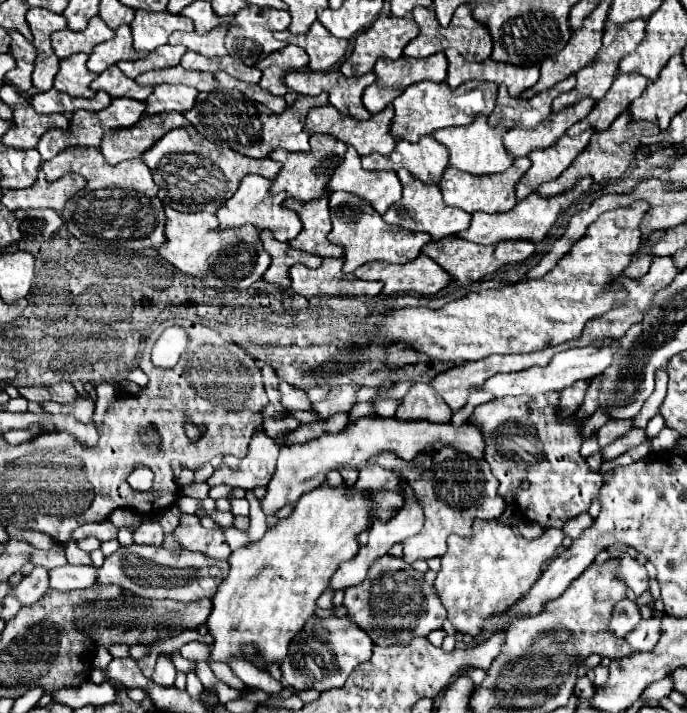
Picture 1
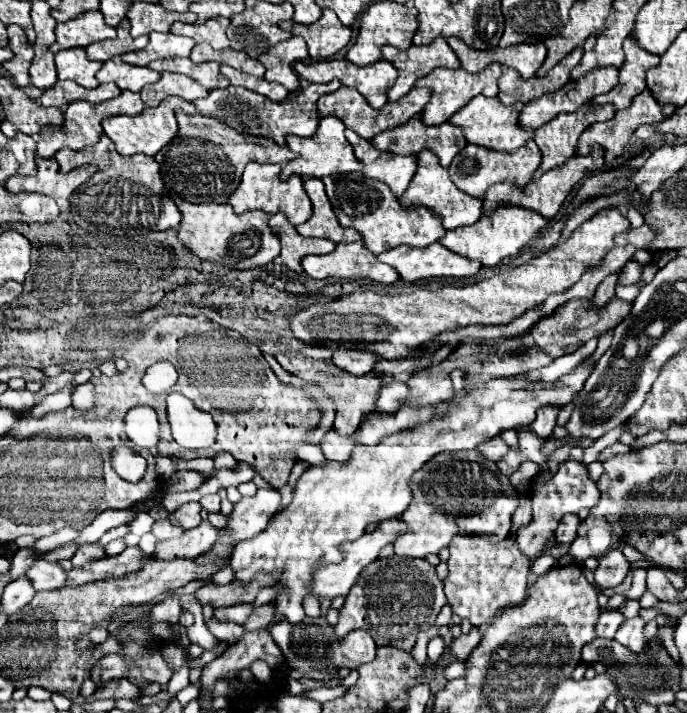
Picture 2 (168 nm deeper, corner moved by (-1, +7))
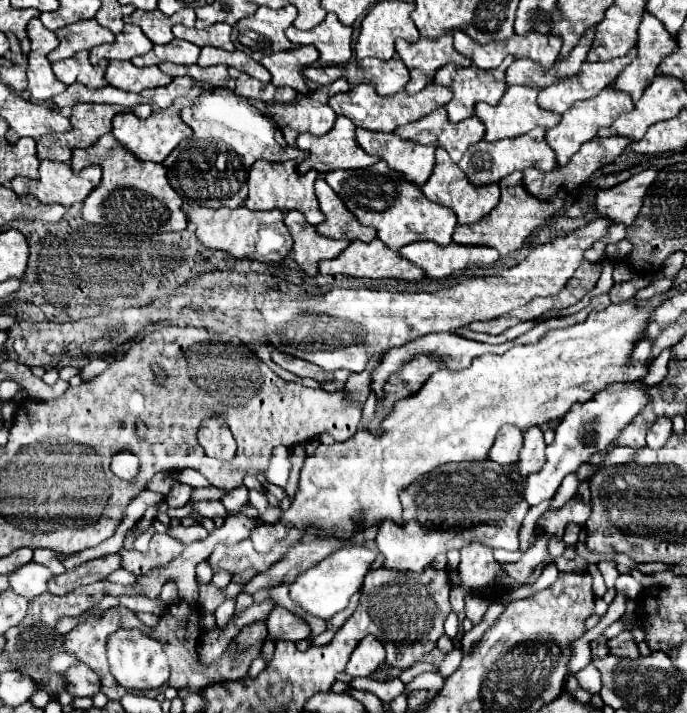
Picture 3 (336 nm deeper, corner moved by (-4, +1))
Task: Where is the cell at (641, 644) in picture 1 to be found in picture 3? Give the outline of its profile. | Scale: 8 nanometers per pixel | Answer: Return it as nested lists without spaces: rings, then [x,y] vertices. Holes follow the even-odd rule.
[[[611,639],[609,641],[609,649],[611,653],[615,655],[621,655],[621,657],[639,657],[639,649],[637,649],[637,643],[633,639]]]

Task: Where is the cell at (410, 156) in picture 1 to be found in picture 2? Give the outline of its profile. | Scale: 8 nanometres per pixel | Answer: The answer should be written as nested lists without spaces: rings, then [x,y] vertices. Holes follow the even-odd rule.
[[[420,117],[410,119],[392,131],[382,131],[376,135],[376,139],[372,139],[372,143],[380,151],[396,155],[416,155],[422,149],[430,149],[440,157],[442,167],[448,167],[454,155],[458,155],[466,145],[460,127],[452,127],[452,123],[442,123],[440,127],[424,127]]]

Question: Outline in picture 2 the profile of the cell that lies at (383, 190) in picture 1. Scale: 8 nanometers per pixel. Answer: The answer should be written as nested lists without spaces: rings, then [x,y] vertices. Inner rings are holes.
[[[346,131],[346,139],[352,143],[356,157],[362,161],[362,173],[384,181],[394,195],[402,195],[416,173],[414,155],[384,155],[376,151],[368,139],[360,139],[356,131]]]

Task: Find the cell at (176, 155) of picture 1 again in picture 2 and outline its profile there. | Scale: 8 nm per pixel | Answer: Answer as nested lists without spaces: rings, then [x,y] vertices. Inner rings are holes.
[[[180,109],[176,111],[176,117],[180,133],[168,143],[168,147],[164,147],[164,151],[158,151],[154,159],[162,163],[160,173],[166,191],[188,203],[226,203],[232,191],[236,191],[246,163],[288,163],[292,159],[288,147],[280,147],[278,143],[272,143],[272,139],[232,131],[232,127],[224,127],[220,119],[200,115],[200,119],[208,119],[208,123],[196,123],[196,127],[192,127],[192,115],[186,115]]]

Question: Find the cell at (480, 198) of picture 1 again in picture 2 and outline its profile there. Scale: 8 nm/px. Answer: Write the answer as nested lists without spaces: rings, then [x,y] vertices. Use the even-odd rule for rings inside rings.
[[[530,139],[524,147],[512,151],[512,153],[488,151],[486,147],[472,147],[472,143],[468,143],[464,147],[464,151],[460,151],[460,155],[456,155],[452,159],[452,165],[448,167],[448,171],[450,171],[450,177],[452,177],[454,185],[460,191],[464,191],[464,193],[468,193],[472,197],[482,199],[490,185],[506,181],[506,179],[512,179],[512,181],[516,181],[518,187],[524,187],[528,181],[532,181],[534,171],[540,165],[540,159],[542,159],[542,155],[540,155],[540,149],[536,147],[534,139]]]

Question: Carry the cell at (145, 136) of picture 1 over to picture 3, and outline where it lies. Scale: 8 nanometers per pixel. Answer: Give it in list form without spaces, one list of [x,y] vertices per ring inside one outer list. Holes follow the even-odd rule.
[[[179,99],[179,101],[175,101],[169,109],[153,111],[151,117],[147,117],[147,119],[139,119],[139,117],[135,117],[133,113],[119,113],[119,115],[115,115],[115,119],[113,119],[113,129],[111,129],[111,133],[113,133],[113,137],[115,137],[129,153],[133,153],[135,157],[139,157],[141,161],[163,163],[165,157],[167,157],[183,139],[191,137],[191,133],[193,133],[193,131],[181,121],[181,117],[179,117],[179,111],[181,111],[183,107],[187,107],[187,105],[191,105],[191,101]]]

